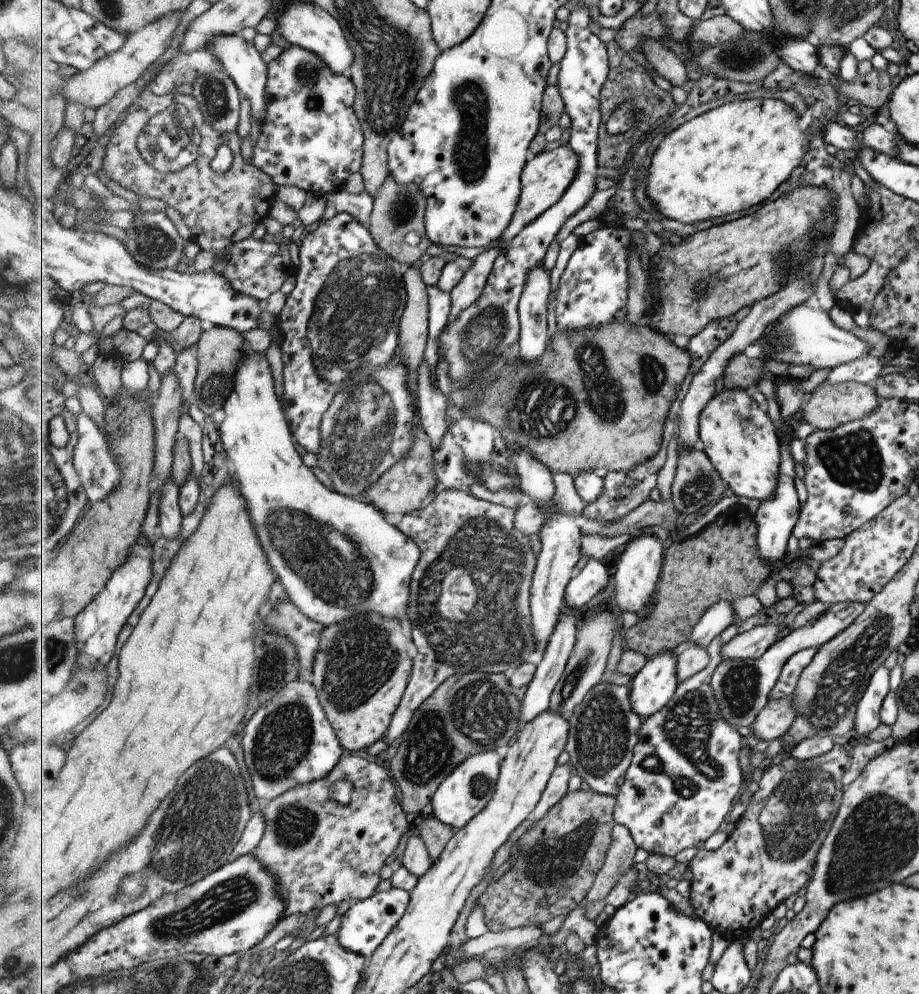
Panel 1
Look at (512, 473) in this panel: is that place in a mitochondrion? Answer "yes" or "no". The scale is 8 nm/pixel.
no

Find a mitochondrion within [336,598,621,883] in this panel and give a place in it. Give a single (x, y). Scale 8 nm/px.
(477, 714)

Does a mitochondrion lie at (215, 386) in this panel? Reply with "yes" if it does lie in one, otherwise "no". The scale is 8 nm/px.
yes

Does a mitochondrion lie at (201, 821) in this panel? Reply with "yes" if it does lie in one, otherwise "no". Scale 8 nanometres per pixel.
yes

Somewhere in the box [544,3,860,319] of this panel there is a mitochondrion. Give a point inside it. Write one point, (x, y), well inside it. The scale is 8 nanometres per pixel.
(740, 58)

